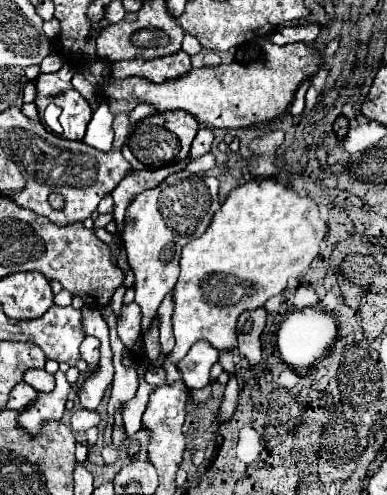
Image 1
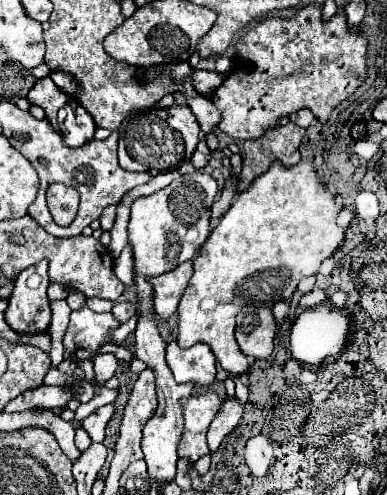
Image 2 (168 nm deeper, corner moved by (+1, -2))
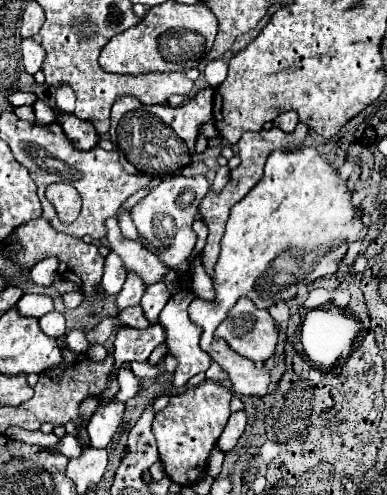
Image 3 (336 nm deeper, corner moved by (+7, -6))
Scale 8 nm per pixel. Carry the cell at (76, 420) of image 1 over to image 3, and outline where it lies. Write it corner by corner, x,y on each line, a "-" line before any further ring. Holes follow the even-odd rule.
110,402
92,414
88,422
88,434
94,448
106,448
110,444
112,436
124,422
124,410
126,406
122,402

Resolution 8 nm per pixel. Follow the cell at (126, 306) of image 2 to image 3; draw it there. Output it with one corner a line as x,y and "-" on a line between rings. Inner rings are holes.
128,272
126,282
124,282
124,288
122,288
122,292
118,294
118,298
116,298
116,300
118,300
118,302
116,302
118,310
124,310
124,308
128,308
128,306
140,304
142,294
144,294
144,282
140,282
140,278
138,278
134,272

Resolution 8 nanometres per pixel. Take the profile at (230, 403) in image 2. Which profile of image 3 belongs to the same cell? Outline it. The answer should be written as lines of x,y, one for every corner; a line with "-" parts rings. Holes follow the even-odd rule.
214,448
212,454
210,454
210,458
208,458
208,470
206,470
206,474
212,476
212,478
216,478
220,474
220,470
222,470
222,462
224,462
224,454
218,448

